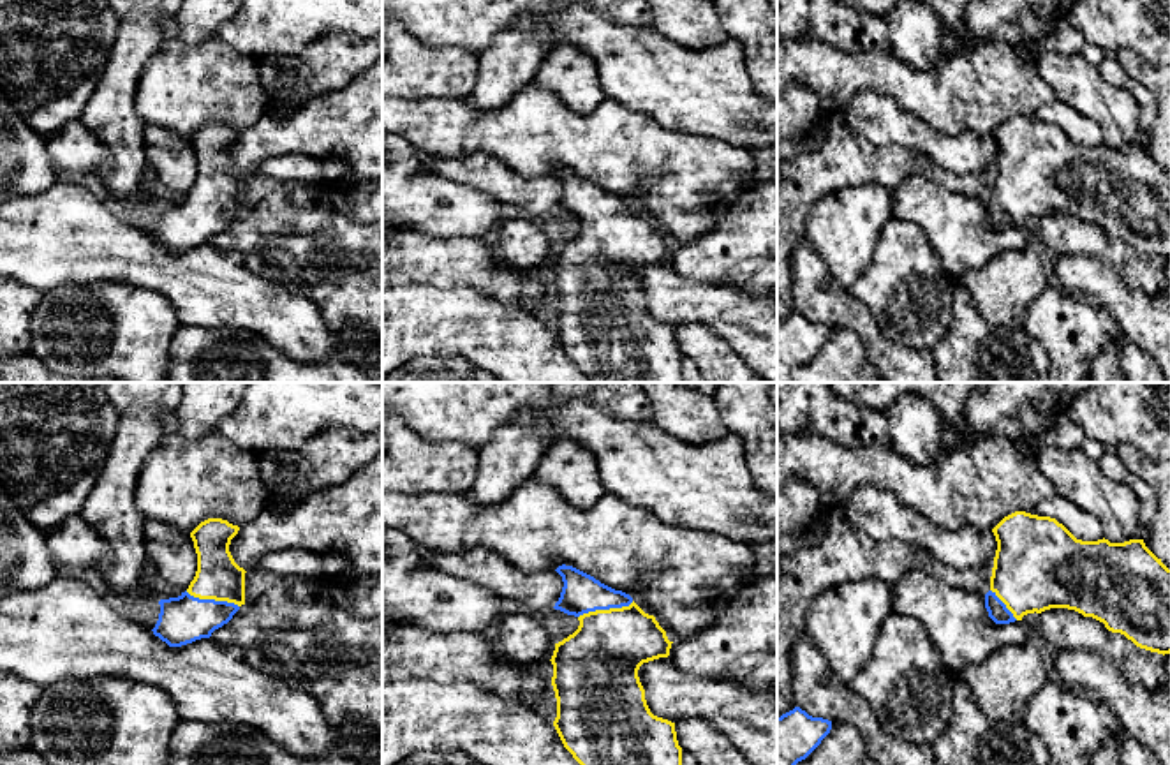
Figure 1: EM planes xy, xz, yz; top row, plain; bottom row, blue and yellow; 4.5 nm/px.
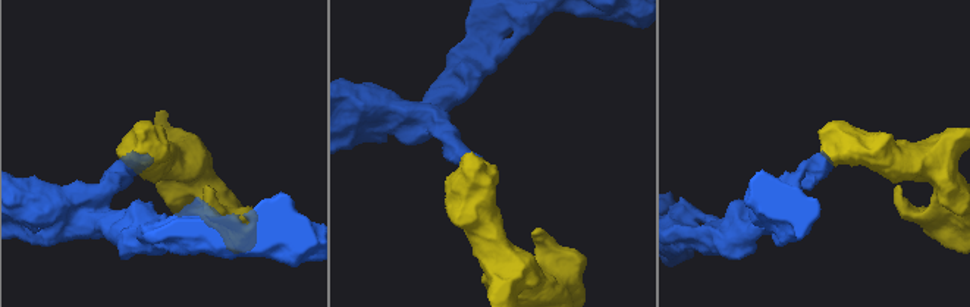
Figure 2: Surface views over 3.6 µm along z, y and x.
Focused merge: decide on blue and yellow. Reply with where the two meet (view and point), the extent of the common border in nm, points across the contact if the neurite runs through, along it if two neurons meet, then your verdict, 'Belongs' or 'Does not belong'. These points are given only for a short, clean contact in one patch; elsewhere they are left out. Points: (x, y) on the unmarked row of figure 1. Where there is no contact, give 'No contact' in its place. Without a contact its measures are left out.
Touches blue at xz (605, 214). Shared border 260 nm. Path across: xz (582, 198), (605, 214), (605, 251), (599, 267). Belongs

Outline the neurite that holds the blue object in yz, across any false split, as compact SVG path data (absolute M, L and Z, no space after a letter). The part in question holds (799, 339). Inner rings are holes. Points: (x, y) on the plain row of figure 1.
M800 312L777 323L777 382L795 382L795 370L805 365L830 335L832 326L812 323Z

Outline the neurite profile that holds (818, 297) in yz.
M803 236L791 250L789 270L795 312L812 323L856 331L885 382L939 382L932 351L916 351L888 340L869 307L832 279Z

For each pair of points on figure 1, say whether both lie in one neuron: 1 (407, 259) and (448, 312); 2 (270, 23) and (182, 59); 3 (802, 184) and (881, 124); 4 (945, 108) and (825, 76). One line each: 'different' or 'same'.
1: different
2: different
3: different
4: same

